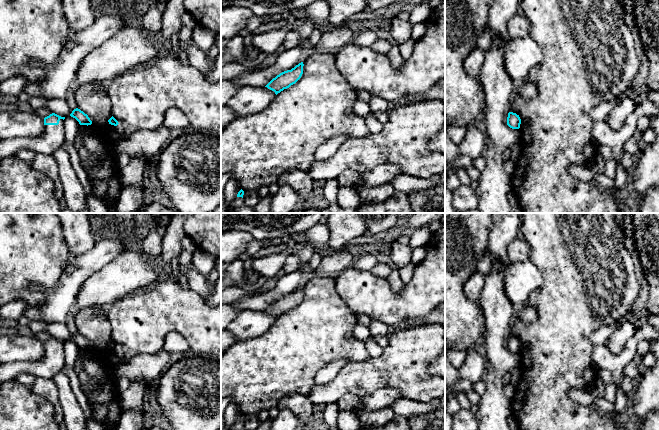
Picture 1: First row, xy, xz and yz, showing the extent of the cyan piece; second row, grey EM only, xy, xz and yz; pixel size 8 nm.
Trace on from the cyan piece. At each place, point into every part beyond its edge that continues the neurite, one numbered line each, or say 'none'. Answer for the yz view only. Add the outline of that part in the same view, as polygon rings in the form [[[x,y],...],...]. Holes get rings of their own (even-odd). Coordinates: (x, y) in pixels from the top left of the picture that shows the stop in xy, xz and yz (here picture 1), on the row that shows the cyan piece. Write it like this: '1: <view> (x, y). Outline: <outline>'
none

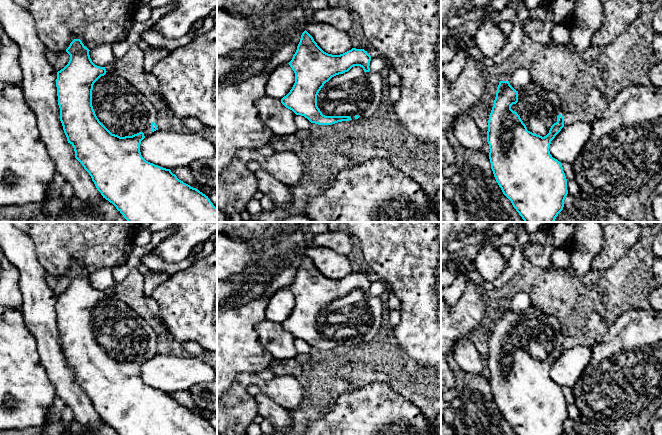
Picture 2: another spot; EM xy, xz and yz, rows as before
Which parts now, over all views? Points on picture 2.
1: xy (120, 107). Outline: [[[108,71],[101,76],[93,85],[92,90],[92,106],[99,121],[112,133],[120,137],[132,136],[139,132],[143,132],[147,137],[152,133],[151,123],[157,124],[157,110],[153,104],[129,81],[114,71]]]

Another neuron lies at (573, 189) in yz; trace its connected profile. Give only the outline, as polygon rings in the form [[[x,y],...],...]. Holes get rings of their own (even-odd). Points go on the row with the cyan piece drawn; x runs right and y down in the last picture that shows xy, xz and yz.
[[[563,163],[562,167],[563,167],[563,171],[565,173],[566,179],[567,179],[568,194],[572,196],[578,195],[581,191],[580,191],[579,186],[576,183],[572,164]]]

